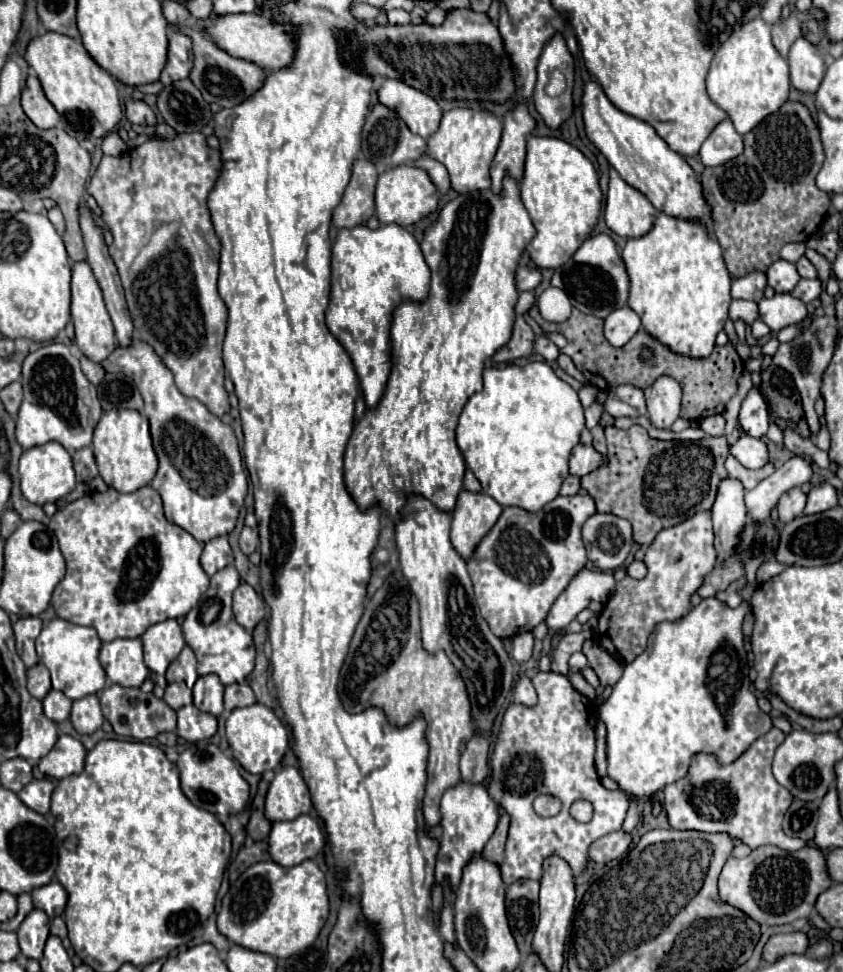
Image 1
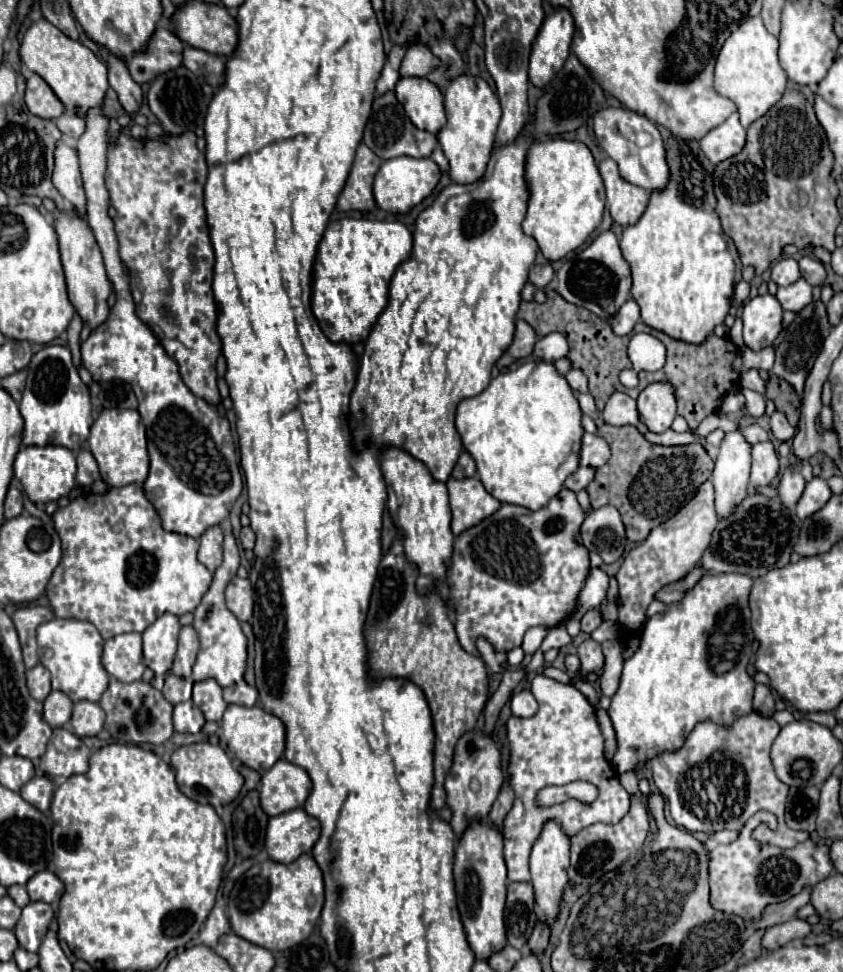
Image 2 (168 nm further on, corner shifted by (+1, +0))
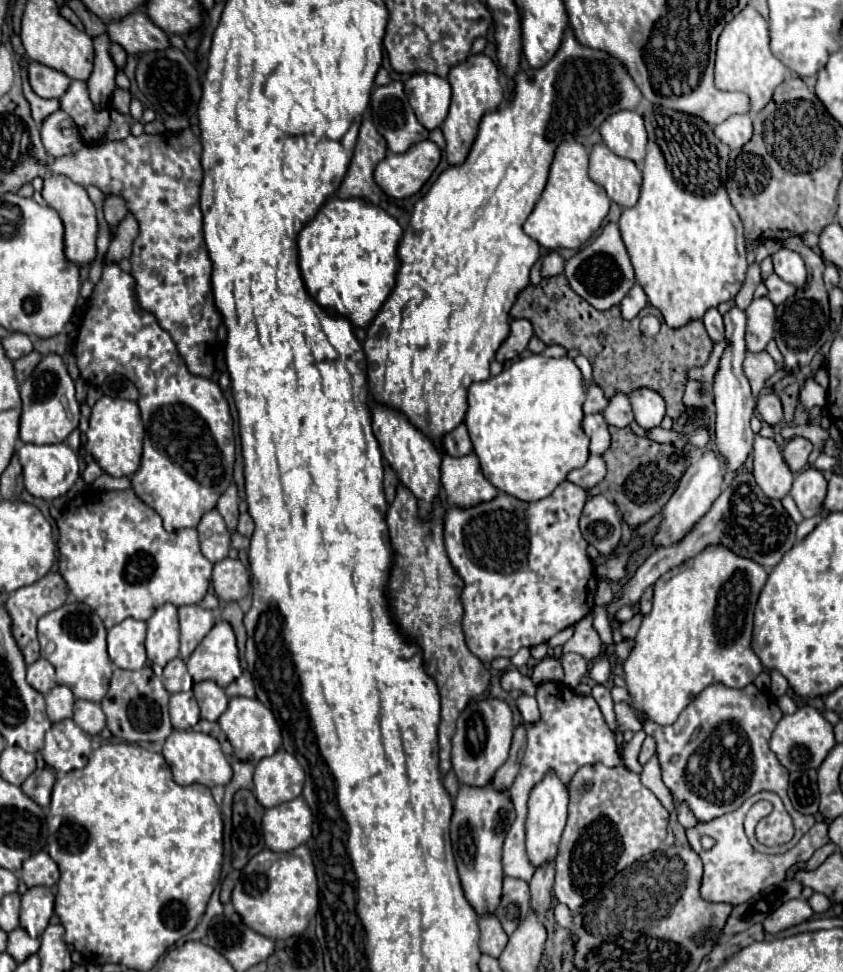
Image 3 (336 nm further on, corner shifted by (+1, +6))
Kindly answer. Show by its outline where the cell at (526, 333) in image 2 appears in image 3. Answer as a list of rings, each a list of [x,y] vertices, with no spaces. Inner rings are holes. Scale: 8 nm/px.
[[[513,319],[511,321],[511,329],[509,329],[509,335],[507,339],[501,343],[501,347],[497,349],[497,355],[495,359],[499,363],[507,363],[507,361],[513,361],[515,357],[519,357],[525,349],[527,349],[527,343],[529,339],[533,337],[533,327],[527,319]]]

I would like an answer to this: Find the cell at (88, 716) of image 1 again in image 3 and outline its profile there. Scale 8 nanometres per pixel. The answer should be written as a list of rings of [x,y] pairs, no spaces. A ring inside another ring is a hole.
[[[75,701],[75,713],[73,721],[89,735],[99,735],[105,727],[105,715],[99,703],[93,701]]]

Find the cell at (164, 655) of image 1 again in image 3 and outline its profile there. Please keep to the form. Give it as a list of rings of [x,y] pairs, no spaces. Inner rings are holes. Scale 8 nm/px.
[[[161,605],[147,621],[145,649],[147,659],[161,667],[179,655],[179,621],[175,605]]]

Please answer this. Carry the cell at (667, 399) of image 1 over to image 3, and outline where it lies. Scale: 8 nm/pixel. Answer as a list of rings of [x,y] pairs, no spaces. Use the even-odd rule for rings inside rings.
[[[637,389],[629,395],[631,405],[633,405],[633,413],[635,413],[635,421],[645,429],[653,429],[657,427],[663,417],[665,417],[665,401],[657,391],[651,389]]]

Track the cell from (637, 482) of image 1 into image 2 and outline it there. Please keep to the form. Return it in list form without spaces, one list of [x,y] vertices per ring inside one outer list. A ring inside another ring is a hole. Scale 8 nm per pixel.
[[[607,423],[599,425],[597,435],[607,441],[611,459],[595,469],[593,481],[587,485],[591,507],[599,509],[601,505],[613,503],[623,517],[627,539],[633,543],[645,541],[651,529],[671,519],[683,505],[687,505],[687,501],[691,501],[691,497],[695,497],[699,485],[709,481],[713,473],[713,459],[699,441],[691,445],[663,447],[649,443],[633,425],[613,427]]]

